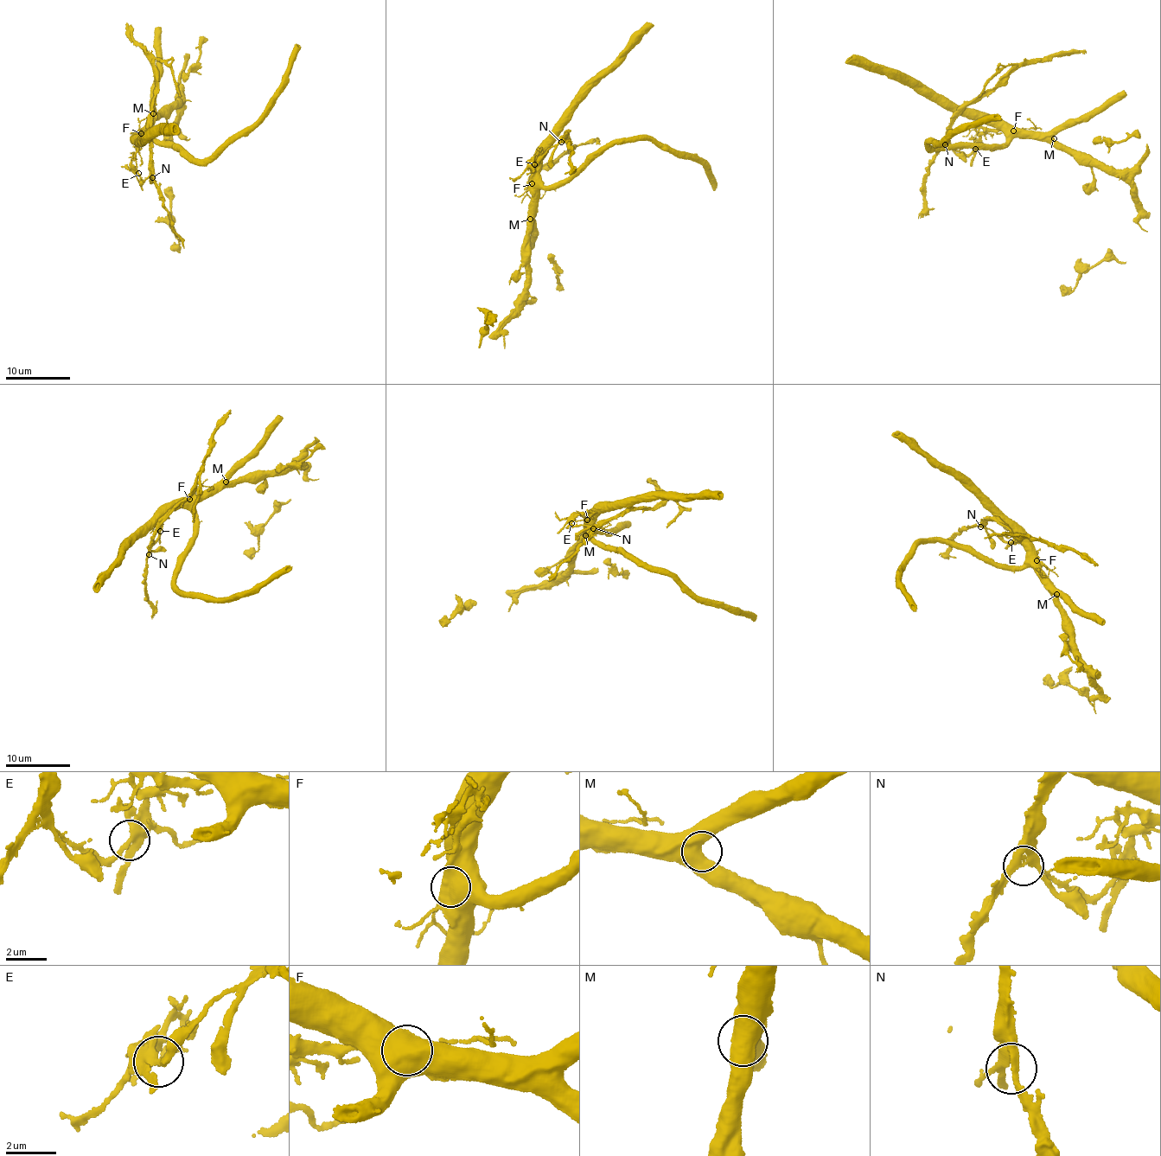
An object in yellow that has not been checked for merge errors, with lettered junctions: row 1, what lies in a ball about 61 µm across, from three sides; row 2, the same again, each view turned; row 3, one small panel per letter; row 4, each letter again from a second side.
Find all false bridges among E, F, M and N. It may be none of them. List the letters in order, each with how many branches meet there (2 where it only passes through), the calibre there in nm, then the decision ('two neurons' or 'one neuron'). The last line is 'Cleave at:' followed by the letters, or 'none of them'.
E: 3 branches meet; 340 nm thick; two neurons
F: 1 branches meet; 1000 nm thick; two neurons
M: 1 branches meet; 850 nm thick; one neuron
N: 3 branches meet; 240 nm thick; one neuron
Cleave at: E, F

